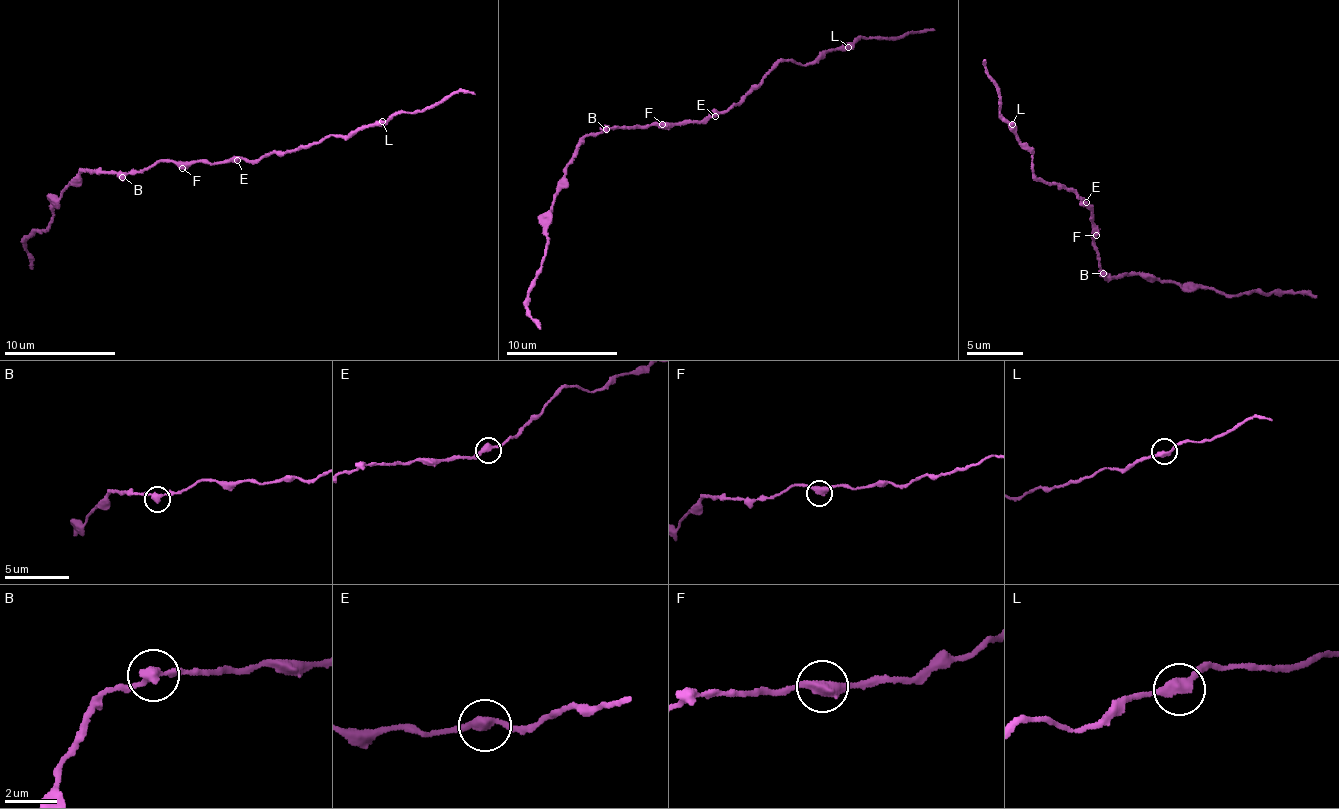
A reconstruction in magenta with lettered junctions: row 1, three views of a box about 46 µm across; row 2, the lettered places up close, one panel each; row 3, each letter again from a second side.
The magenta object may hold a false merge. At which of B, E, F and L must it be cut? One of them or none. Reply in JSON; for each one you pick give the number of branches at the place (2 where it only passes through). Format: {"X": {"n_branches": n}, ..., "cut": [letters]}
{"B": {"n_branches": 2}, "cut": ["B"]}

